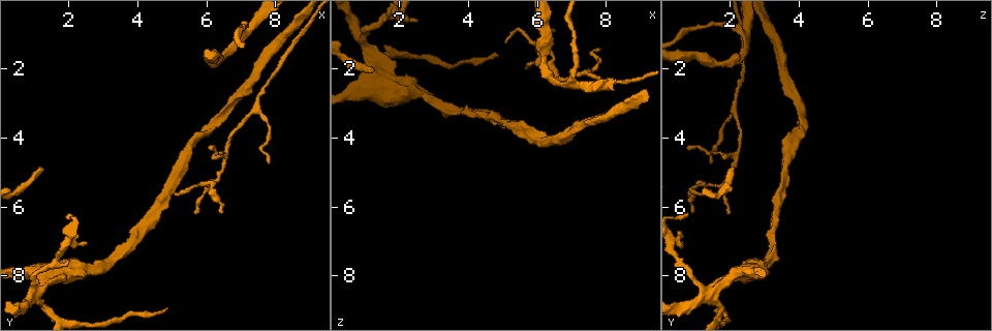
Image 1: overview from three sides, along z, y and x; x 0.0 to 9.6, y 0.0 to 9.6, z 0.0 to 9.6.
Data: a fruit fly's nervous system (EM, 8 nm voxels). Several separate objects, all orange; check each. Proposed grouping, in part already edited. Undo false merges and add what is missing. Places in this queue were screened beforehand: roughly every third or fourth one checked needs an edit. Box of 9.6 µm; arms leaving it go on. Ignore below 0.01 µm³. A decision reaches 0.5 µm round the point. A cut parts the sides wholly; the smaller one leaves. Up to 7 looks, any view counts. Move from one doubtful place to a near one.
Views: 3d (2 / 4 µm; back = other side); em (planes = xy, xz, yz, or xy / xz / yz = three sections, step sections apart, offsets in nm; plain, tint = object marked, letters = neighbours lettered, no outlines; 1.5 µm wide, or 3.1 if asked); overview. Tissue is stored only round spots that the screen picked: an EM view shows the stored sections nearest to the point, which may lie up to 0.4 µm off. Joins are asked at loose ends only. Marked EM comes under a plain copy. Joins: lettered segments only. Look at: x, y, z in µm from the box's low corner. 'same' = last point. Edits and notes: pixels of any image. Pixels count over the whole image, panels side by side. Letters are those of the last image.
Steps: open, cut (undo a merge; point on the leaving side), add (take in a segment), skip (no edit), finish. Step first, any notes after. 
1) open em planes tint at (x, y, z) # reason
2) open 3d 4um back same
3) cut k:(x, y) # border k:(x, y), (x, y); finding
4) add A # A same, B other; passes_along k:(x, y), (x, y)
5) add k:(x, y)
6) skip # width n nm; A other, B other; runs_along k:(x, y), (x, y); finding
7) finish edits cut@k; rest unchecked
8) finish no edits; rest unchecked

open em xy step 8 tint at (6.55, 4.60, 2.10) # arms part here

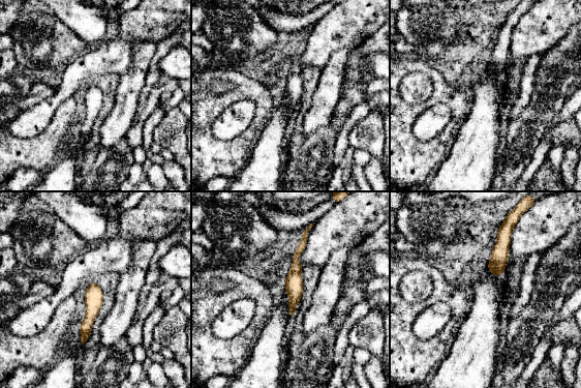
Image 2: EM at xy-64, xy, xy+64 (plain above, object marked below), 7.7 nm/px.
open em planes tint same # another direction

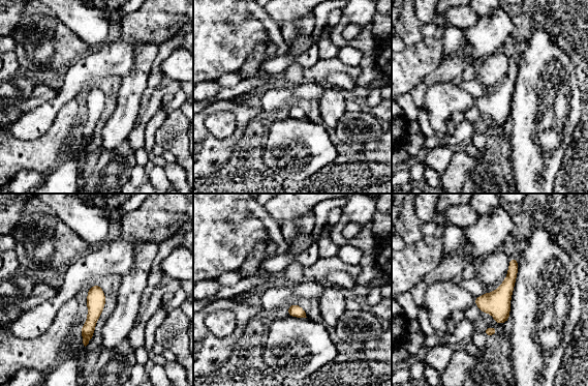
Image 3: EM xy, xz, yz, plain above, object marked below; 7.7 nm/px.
open em planes letters same

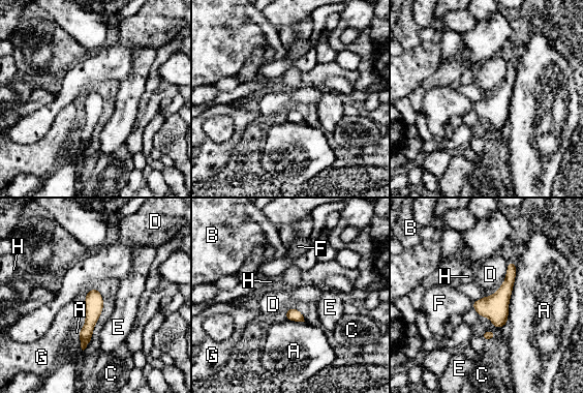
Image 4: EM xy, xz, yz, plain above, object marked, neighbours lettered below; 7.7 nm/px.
skip # A other, B other, C other, D other, E other, F other, G other, H other; border 4:(470, 302), (473, 308); continuous, no second neuron

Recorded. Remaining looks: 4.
open em planes letters at (5.65, 6.15, 2.00) # free end

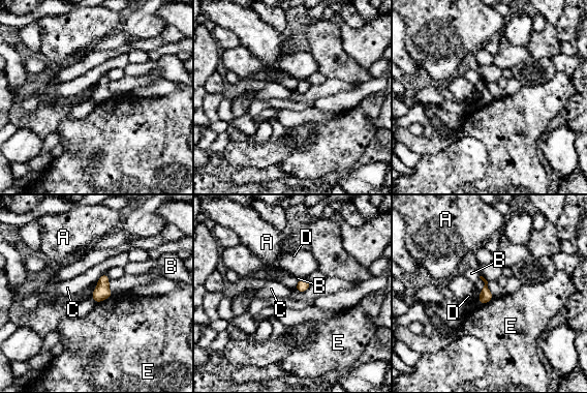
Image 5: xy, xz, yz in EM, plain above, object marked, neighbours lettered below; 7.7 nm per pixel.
skip # width 90 nm; A other, B other, C other, D other, E other; border 5:(113, 295), (95, 303); none of them fits

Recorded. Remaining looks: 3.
open em planes letters at (1.20, 4.80, 2.10) # an open end

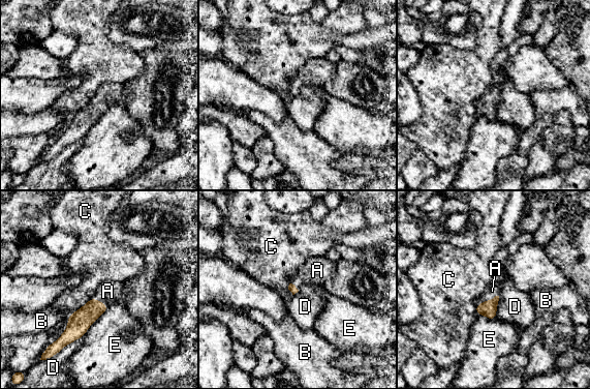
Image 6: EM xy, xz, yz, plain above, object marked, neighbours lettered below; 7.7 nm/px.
add A # A same, B other, C other, D other, E other; passes_along 6:(488, 308), (487, 301), (492, 291); the neuron continues

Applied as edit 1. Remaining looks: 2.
finish edits add@6; rest unchecked

